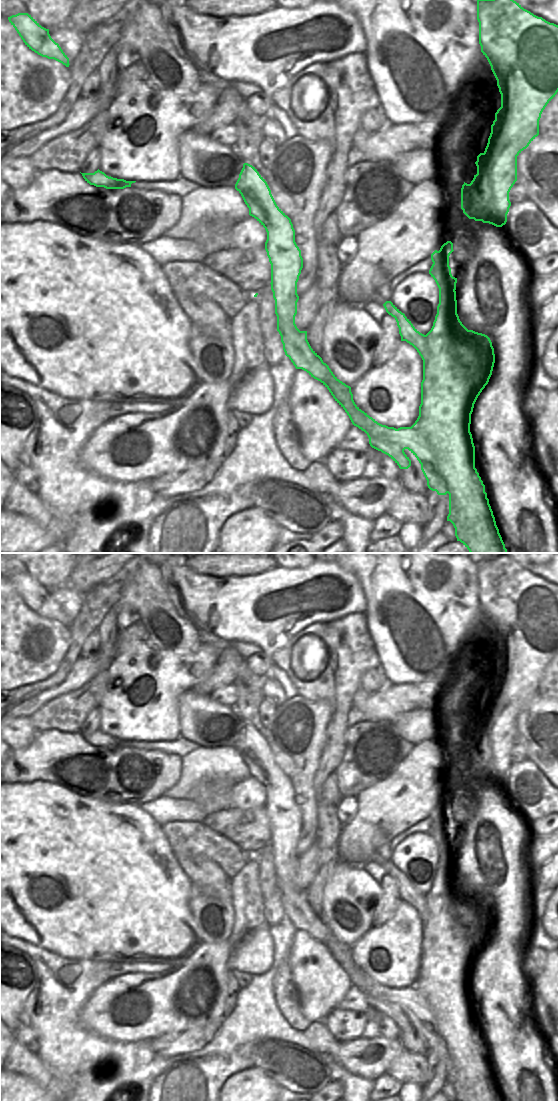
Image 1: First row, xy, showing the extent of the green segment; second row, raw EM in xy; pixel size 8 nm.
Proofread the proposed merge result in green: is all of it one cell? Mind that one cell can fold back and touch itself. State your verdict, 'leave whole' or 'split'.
split

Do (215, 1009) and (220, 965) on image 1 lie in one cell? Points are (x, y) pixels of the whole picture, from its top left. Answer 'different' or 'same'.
same

